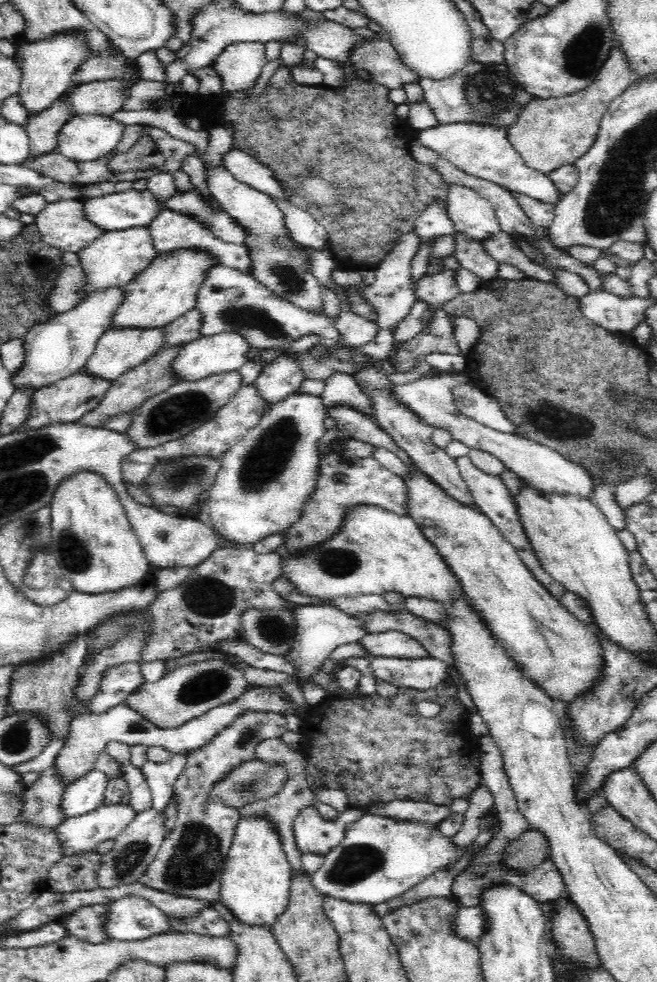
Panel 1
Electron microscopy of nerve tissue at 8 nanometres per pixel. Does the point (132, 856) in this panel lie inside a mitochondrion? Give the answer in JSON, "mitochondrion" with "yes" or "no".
{"mitochondrion":"yes"}

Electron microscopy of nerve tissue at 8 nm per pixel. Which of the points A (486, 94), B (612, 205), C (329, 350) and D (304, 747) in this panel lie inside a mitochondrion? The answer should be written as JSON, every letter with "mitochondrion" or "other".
{"A":"mitochondrion","B":"mitochondrion","C":"other","D":"other"}

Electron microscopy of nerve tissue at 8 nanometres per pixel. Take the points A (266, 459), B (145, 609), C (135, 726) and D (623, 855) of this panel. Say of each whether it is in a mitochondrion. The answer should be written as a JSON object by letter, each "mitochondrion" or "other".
{"A":"mitochondrion","B":"other","C":"mitochondrion","D":"other"}

